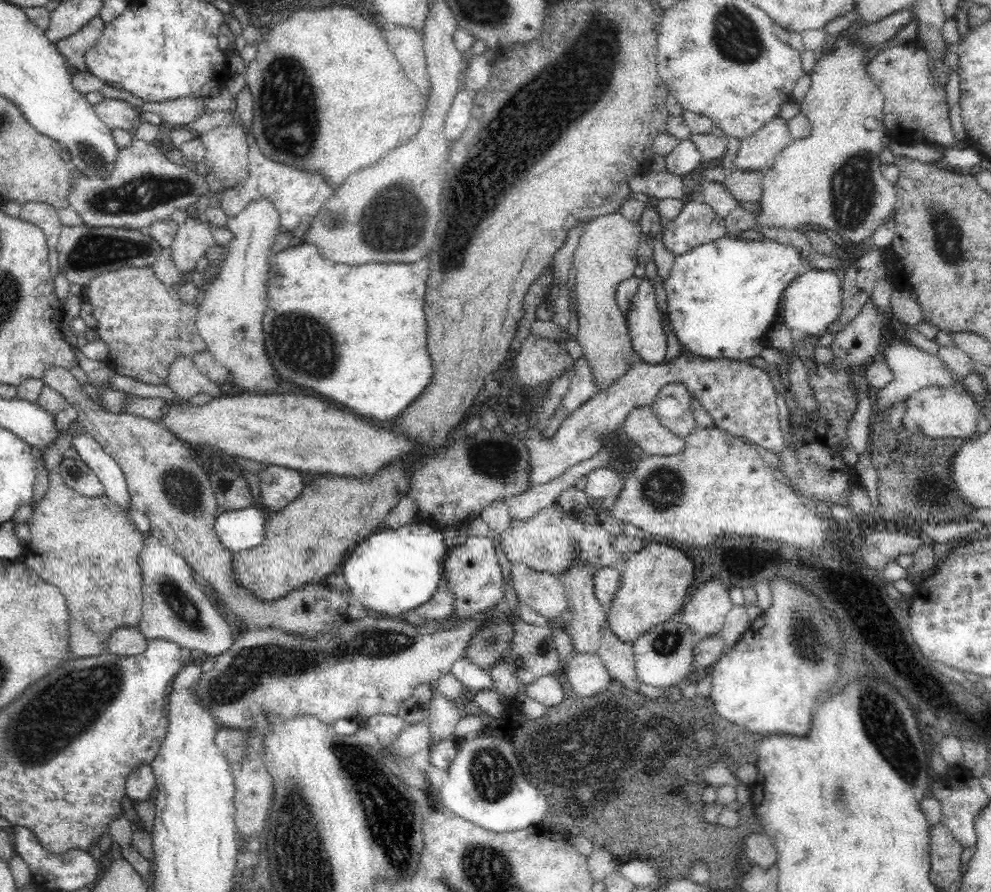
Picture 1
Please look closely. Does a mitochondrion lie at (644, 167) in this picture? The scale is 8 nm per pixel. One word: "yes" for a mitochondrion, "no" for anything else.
no

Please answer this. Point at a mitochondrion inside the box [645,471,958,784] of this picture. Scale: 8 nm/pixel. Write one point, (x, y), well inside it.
(812, 645)

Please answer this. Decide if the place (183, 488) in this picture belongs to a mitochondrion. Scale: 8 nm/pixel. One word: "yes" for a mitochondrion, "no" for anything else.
yes

